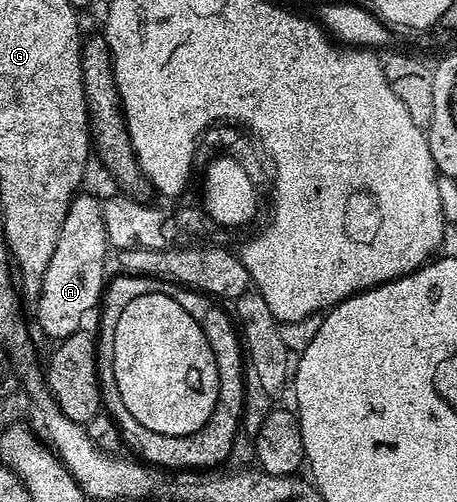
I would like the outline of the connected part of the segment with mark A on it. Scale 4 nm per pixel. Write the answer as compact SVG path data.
M86 192L76 194L65 216L65 224L61 224L61 237L57 239L53 260L49 260L39 301L34 307L36 320L49 337L62 340L77 332L84 325L83 317L100 305L105 293L103 265L107 262L107 250L103 202Z

